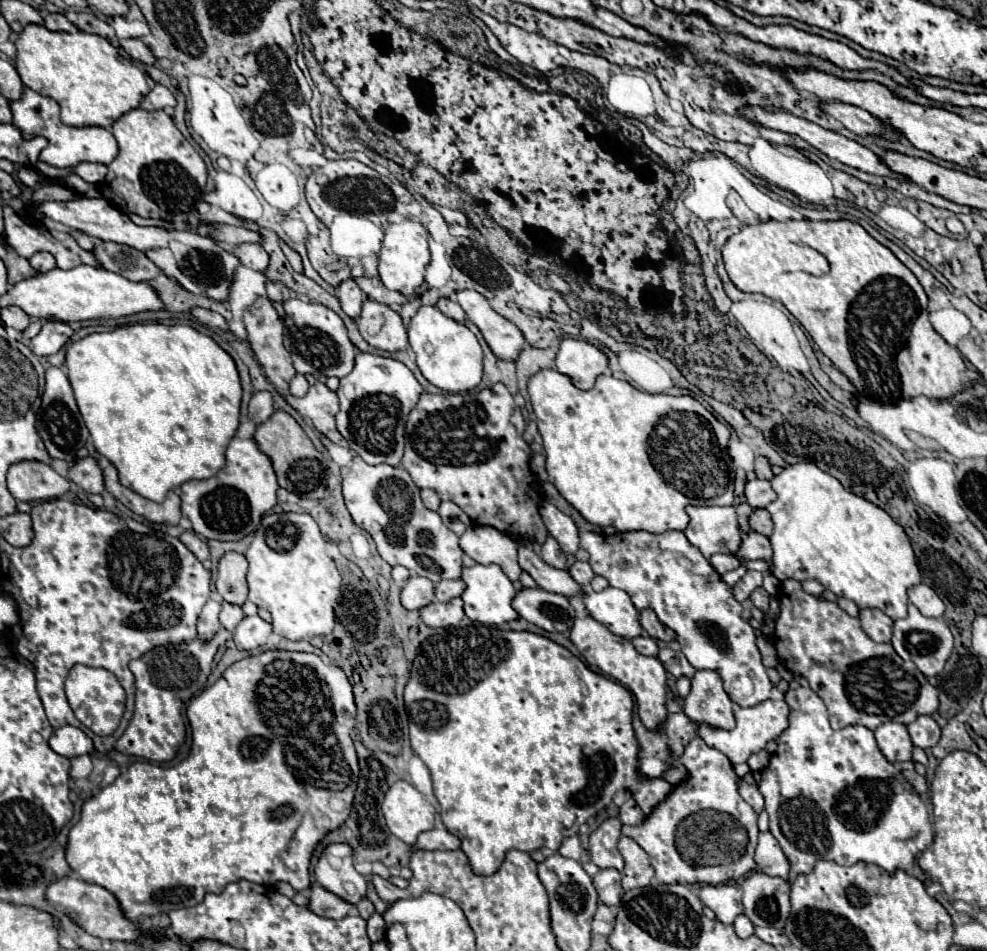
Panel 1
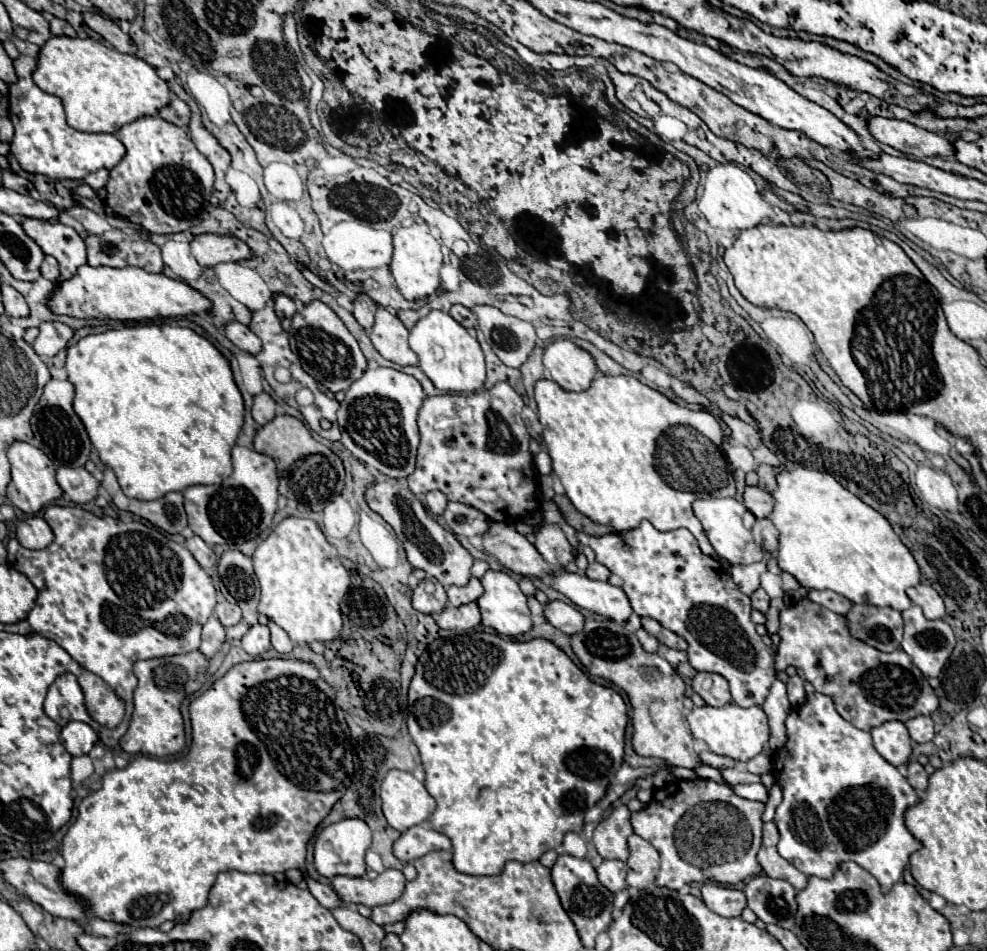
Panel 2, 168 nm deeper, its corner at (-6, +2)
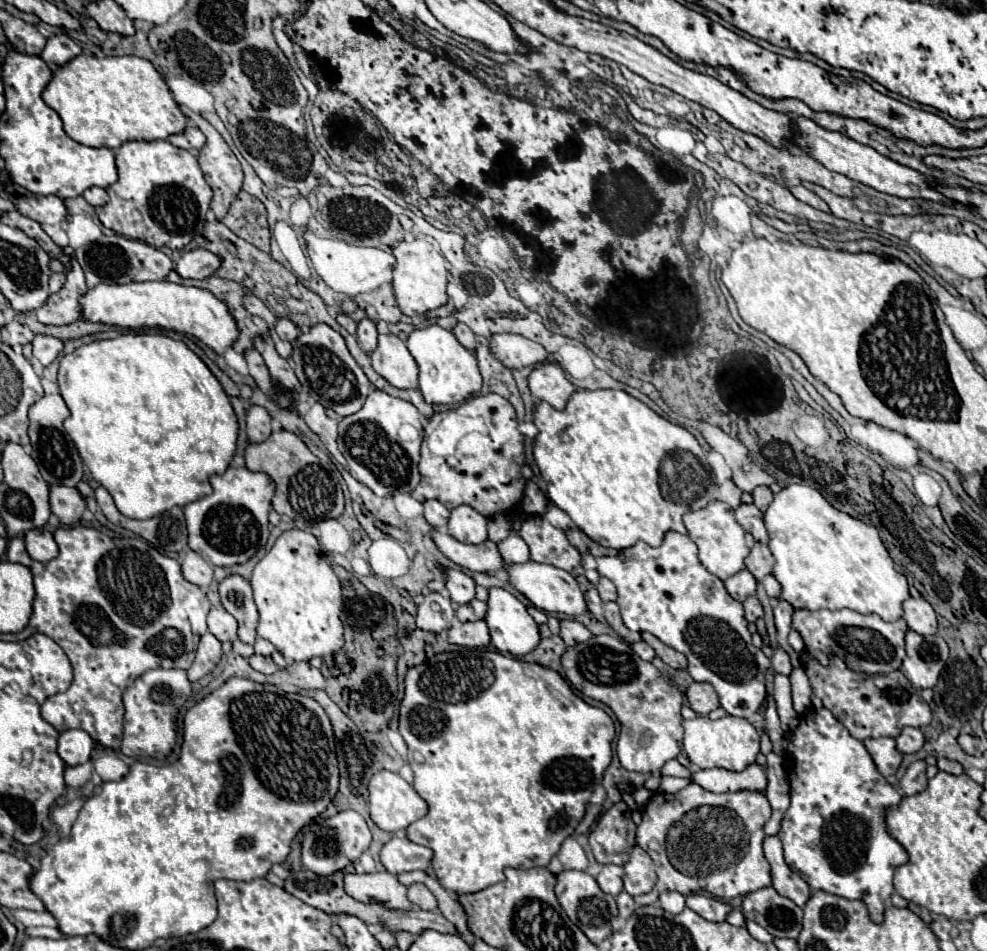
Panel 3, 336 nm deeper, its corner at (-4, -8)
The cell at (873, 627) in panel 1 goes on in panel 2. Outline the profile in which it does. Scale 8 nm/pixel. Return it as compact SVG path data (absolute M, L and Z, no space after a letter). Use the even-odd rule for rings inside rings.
M854 605L846 615L850 621L850 633L864 643L890 653L900 647L902 641L902 617L890 607Z

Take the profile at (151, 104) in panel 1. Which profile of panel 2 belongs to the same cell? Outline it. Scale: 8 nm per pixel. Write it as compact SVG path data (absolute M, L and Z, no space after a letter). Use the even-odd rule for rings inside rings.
M172 95L170 103L168 103L166 107L162 107L162 109L158 111L158 115L160 115L162 119L166 119L166 121L178 125L178 127L182 127L182 129L188 129L190 109L188 109L188 105L186 105L182 99L178 99L176 95Z

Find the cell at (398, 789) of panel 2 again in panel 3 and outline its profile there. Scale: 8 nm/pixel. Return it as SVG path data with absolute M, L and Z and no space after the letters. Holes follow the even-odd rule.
M376 771L368 783L370 819L384 831L406 829L428 813L426 801L398 773Z

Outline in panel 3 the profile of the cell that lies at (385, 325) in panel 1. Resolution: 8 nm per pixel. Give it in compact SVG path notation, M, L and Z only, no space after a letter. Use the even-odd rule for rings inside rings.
M380 335L376 351L370 353L374 371L384 377L392 387L418 389L418 367L406 349L404 341L396 335Z

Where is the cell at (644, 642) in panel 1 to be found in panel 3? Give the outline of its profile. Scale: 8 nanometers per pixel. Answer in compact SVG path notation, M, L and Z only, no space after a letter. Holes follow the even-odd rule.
M644 641L634 643L634 645L632 645L632 649L634 649L634 653L636 653L640 659L644 659L644 661L652 661L652 659L656 657L654 649L652 649L648 643L644 643Z

